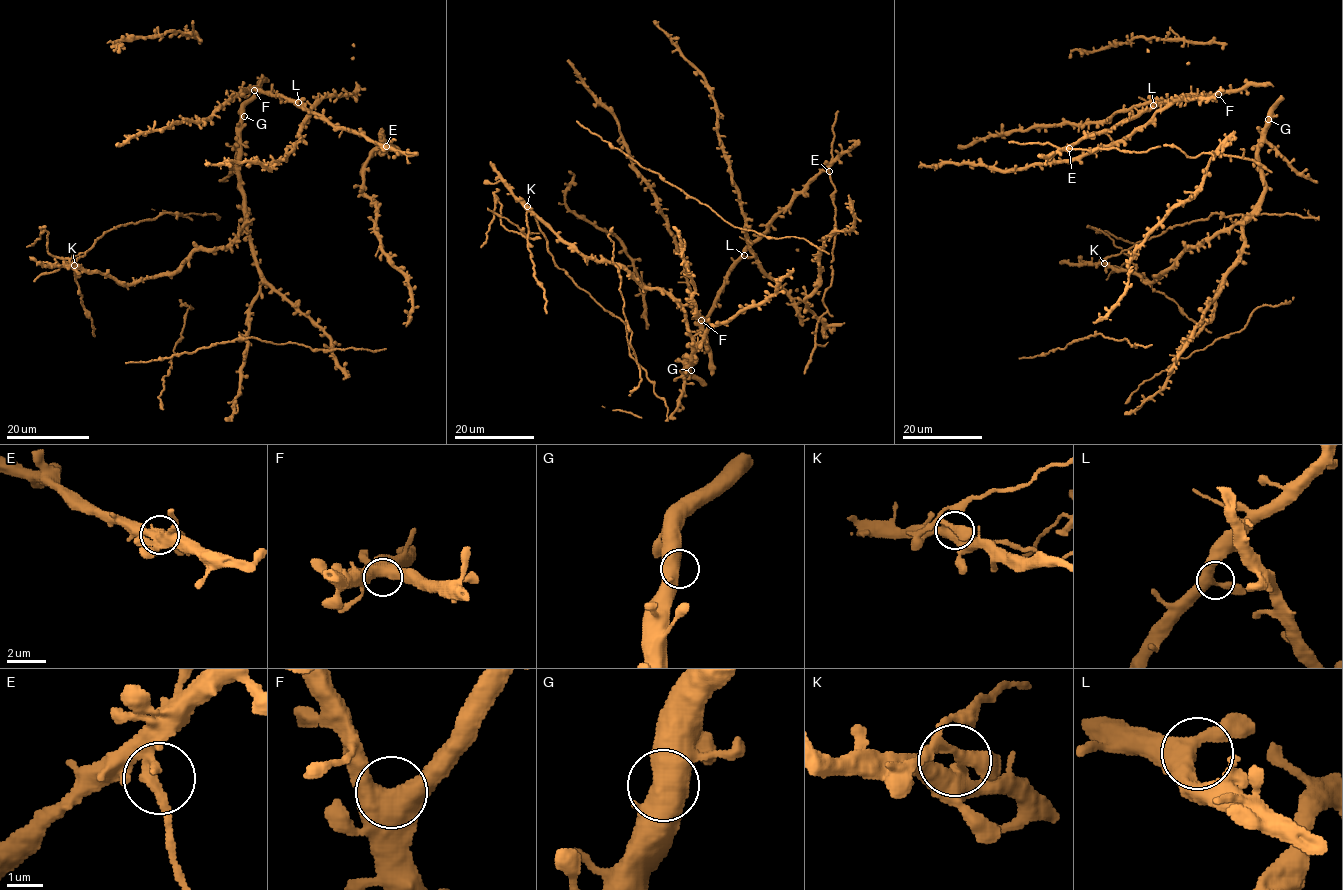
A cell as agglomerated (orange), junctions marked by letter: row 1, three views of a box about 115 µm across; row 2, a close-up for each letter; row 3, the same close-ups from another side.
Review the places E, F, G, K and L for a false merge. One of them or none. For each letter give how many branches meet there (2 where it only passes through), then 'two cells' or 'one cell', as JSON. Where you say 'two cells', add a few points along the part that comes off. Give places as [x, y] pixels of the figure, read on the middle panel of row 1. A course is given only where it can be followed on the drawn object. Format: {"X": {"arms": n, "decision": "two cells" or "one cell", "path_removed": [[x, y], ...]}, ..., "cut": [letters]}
{"E": {"arms": 3, "decision": "one cell"}, "F": {"arms": 3, "decision": "one cell"}, "G": {"arms": 3, "decision": "one cell"}, "K": {"arms": 3, "decision": "two cells", "path_removed": [[527, 207], [528, 238], [508, 230], [501, 223], [501, 205], [497, 202], [486, 241], [480, 247]]}, "L": {"arms": 3, "decision": "one cell"}, "cut": ["K"]}

